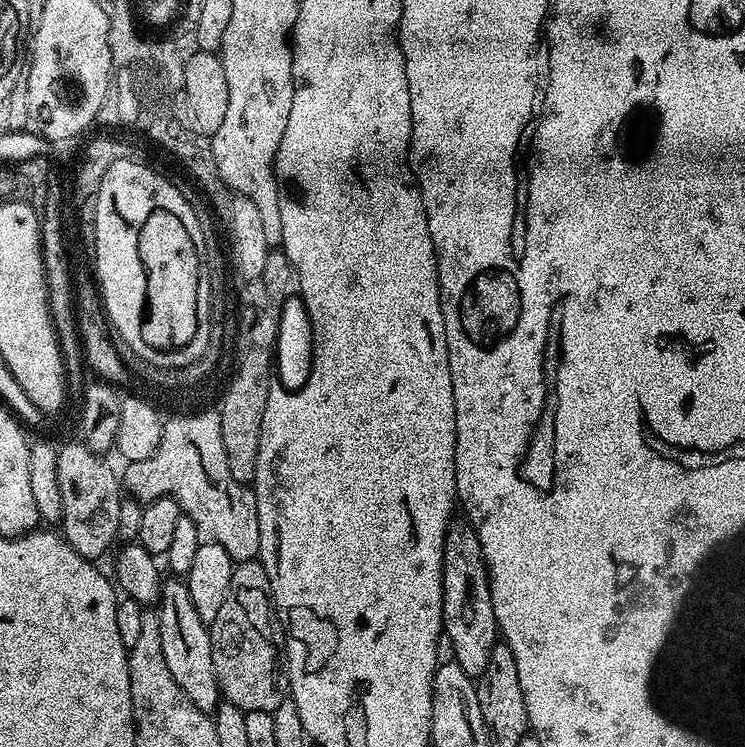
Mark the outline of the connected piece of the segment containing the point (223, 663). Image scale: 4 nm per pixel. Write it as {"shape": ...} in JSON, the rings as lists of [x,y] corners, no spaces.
{"shape":[[[230,586],[210,631],[214,674],[221,697],[245,713],[254,710],[273,713],[290,689],[280,688],[280,680],[288,680],[286,641],[276,618],[276,609],[272,607],[272,594],[236,596],[236,588]]]}

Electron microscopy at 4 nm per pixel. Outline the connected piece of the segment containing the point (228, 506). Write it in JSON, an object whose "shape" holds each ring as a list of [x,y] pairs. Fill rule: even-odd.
{"shape":[[[199,416],[187,420],[174,420],[168,425],[168,431],[162,430],[162,438],[154,454],[145,460],[129,460],[123,466],[122,488],[131,499],[141,502],[157,500],[163,496],[172,496],[180,503],[183,515],[194,522],[198,538],[202,542],[217,544],[230,554],[234,562],[255,560],[260,555],[260,531],[258,530],[258,506],[256,493],[251,487],[237,490],[236,485],[227,481],[227,469],[224,464],[225,447],[222,446],[222,423],[214,416]]]}

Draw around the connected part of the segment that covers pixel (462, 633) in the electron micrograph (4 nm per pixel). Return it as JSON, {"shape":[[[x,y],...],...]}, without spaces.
{"shape":[[[456,518],[448,525],[444,539],[442,554],[442,618],[444,619],[443,635],[450,638],[454,645],[454,663],[462,666],[466,674],[478,678],[486,670],[490,662],[490,650],[498,642],[498,629],[494,618],[492,595],[488,585],[488,567],[484,564],[482,546],[478,542],[478,534],[472,529],[467,519]]]}

